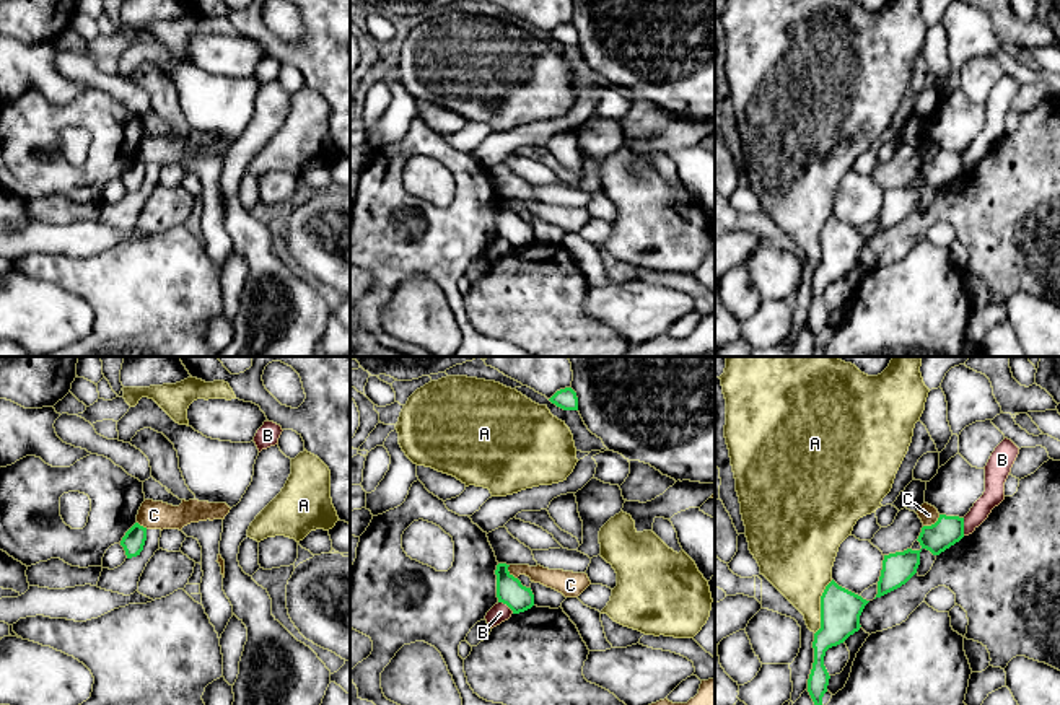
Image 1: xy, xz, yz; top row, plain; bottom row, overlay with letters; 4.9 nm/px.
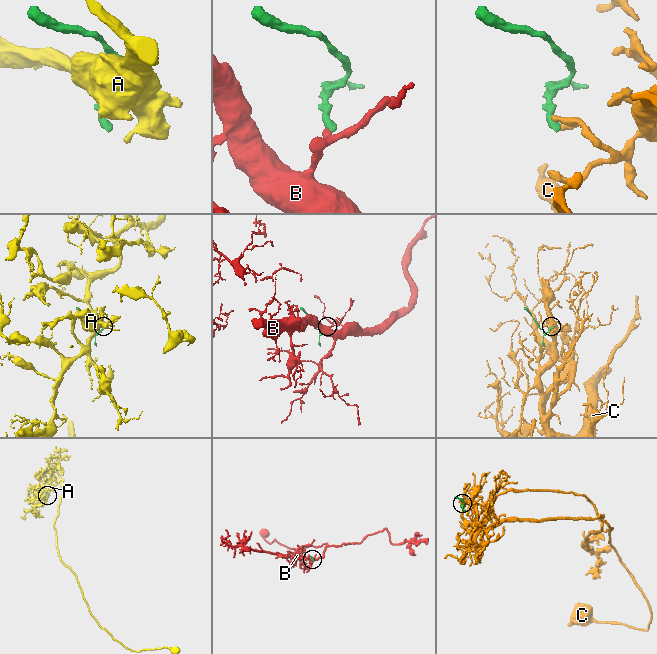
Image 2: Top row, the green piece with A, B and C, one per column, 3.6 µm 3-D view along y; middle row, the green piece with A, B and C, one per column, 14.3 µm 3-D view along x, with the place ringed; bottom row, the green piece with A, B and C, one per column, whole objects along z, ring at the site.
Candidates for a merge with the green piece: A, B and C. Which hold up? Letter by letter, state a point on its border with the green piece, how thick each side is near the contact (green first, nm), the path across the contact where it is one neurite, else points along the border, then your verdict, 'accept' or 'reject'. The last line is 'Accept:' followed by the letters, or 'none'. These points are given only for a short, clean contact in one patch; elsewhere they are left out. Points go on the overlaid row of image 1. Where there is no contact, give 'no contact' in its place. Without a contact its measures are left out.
A: meets green in yz at (821, 608); 200 nm thick on the green side, 320 nm on the other; reject
B: meets green in yz at (963, 526); 150 nm thick on the green side, 100 nm on the other; border along yz (963, 518), (964, 534); reject
C: meets green in yz at (932, 525); 150 nm thick on the green side, 90 nm on the other; border along yz (940, 515), (933, 523), (924, 526); reject
Accept: none

